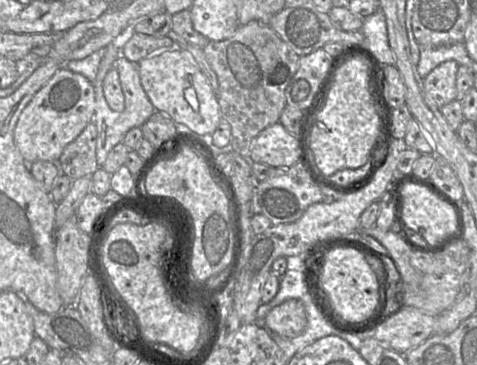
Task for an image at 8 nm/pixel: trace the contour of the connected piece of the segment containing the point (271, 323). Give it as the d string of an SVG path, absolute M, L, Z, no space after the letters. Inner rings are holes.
M289 299L273 307L264 318L264 326L281 337L299 336L307 325L307 316L300 300Z

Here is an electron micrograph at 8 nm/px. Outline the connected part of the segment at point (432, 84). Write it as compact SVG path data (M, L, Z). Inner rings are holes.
M453 60L445 61L423 78L425 91L439 109L457 99L458 66L459 64Z

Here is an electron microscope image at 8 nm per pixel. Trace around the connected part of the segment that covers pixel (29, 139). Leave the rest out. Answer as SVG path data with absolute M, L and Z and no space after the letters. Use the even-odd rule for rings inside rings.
M66 68L59 69L34 95L19 116L14 142L27 163L57 163L64 148L91 123L95 112L95 88L85 76Z

